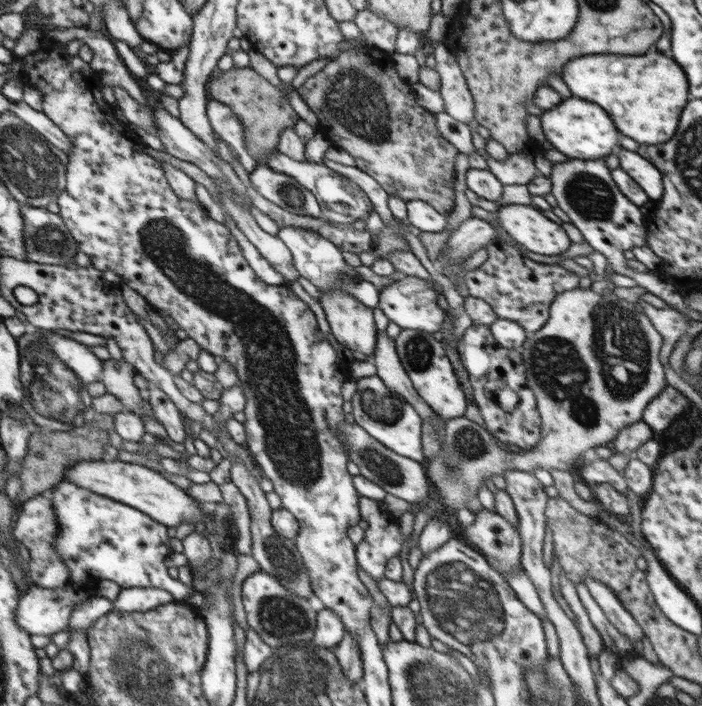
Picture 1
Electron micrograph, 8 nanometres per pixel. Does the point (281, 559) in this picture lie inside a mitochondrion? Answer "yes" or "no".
yes

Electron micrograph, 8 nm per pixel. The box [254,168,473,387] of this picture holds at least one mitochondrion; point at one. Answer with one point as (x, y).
(417, 352)

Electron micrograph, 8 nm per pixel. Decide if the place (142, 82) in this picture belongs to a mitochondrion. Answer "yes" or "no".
no

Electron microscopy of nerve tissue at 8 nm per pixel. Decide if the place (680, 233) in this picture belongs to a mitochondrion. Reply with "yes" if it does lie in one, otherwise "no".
no

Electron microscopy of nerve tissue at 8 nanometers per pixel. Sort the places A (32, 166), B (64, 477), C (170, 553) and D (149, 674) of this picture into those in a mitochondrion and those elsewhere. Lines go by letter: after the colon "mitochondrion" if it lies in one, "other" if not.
A: mitochondrion
B: other
C: other
D: mitochondrion

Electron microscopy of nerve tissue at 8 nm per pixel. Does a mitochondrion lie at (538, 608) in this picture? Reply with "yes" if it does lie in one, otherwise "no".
no

